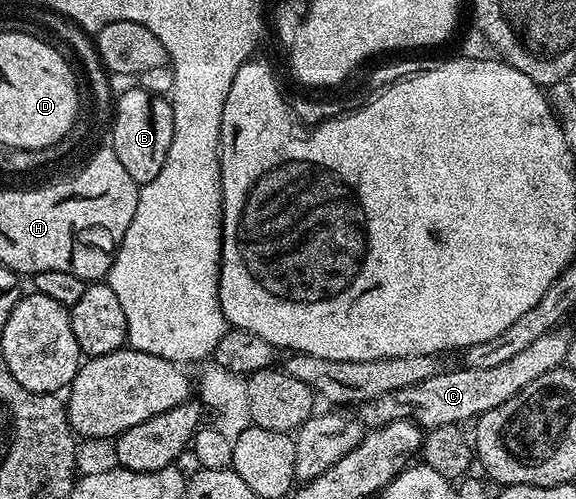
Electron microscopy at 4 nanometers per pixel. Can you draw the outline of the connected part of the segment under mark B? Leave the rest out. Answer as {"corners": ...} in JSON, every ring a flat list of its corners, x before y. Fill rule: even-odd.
{"corners":[[133,88,120,93,113,107,112,127,110,138,112,149,124,164,128,176,139,184,156,180,160,168,164,168,164,160,168,156,168,148,174,135,174,108,165,97,149,94,147,90]]}

